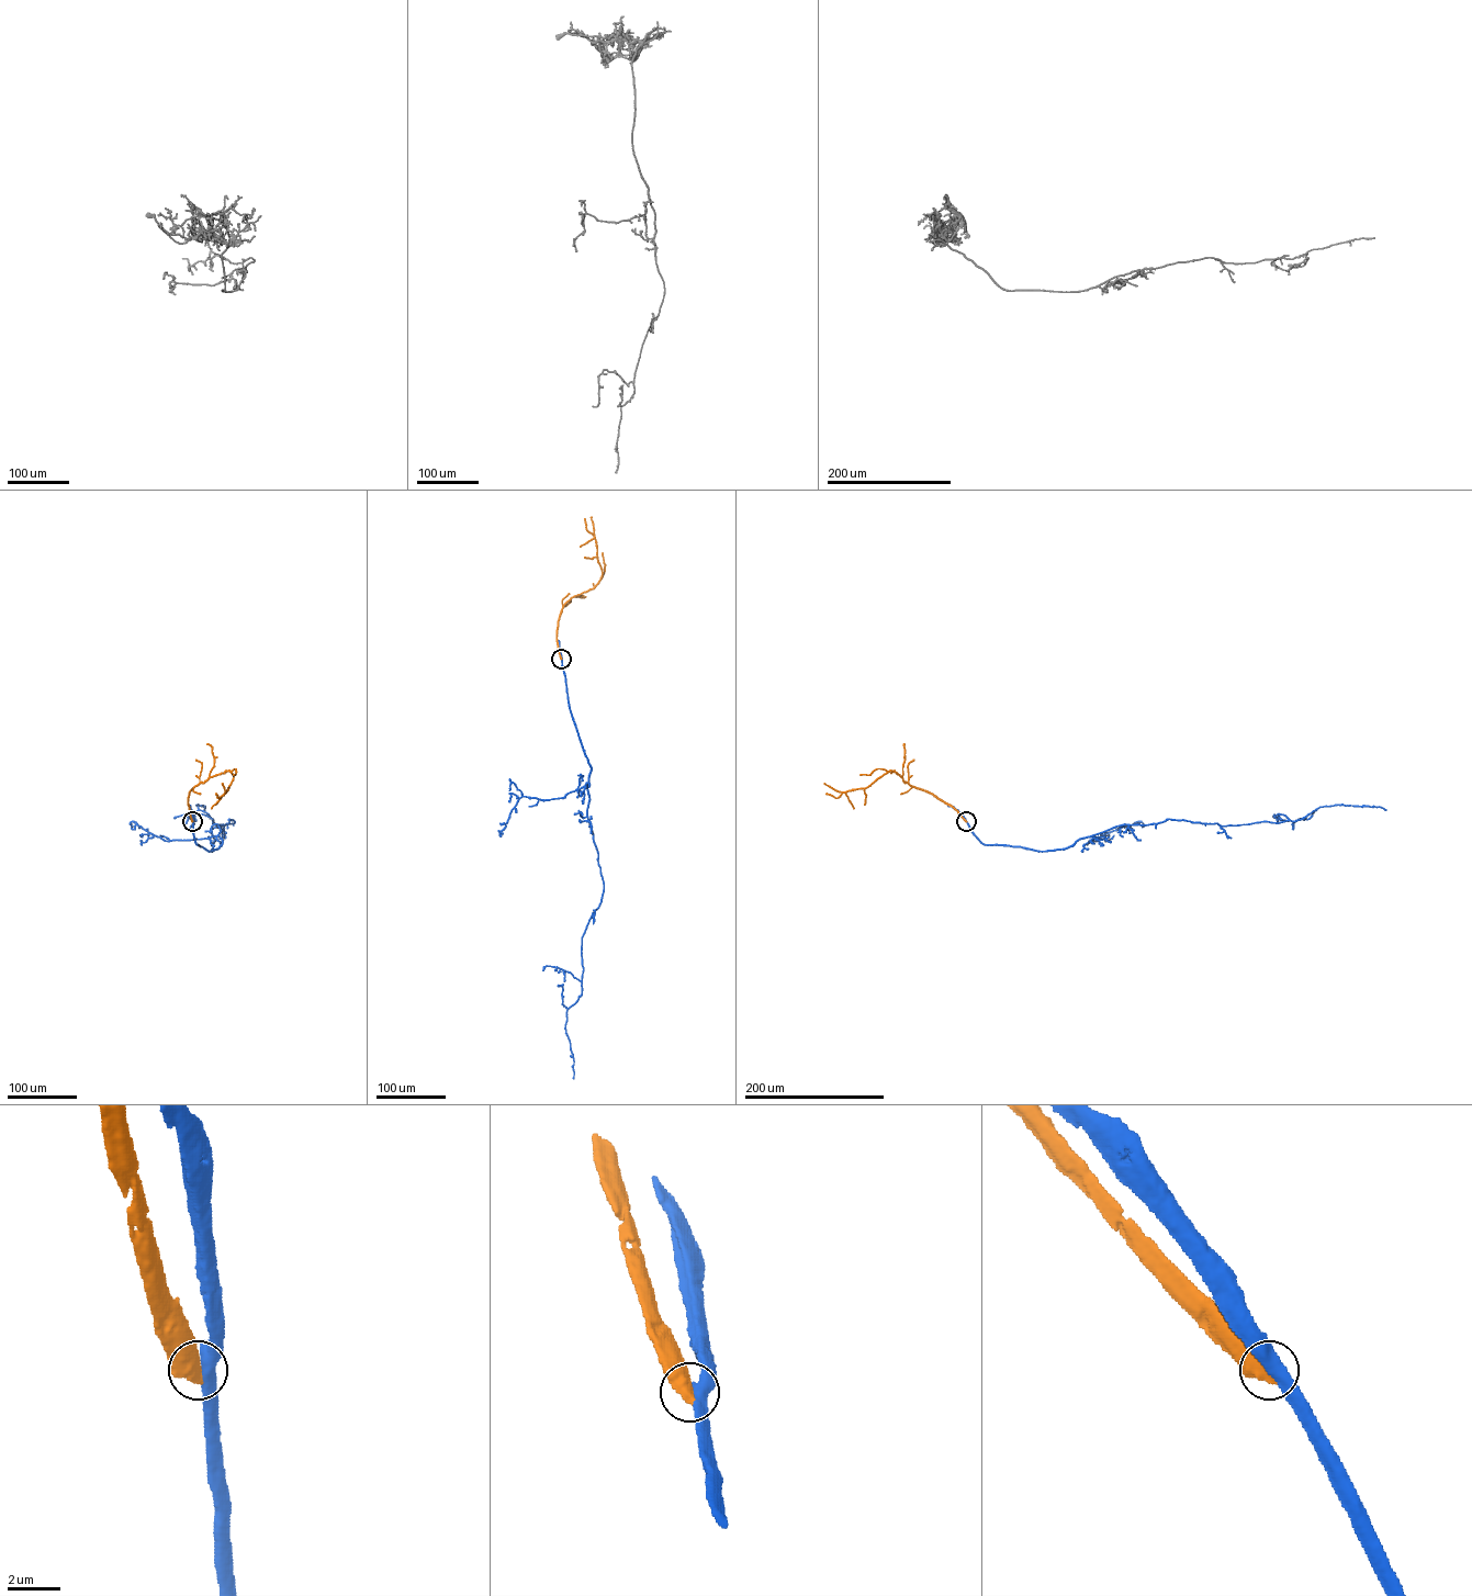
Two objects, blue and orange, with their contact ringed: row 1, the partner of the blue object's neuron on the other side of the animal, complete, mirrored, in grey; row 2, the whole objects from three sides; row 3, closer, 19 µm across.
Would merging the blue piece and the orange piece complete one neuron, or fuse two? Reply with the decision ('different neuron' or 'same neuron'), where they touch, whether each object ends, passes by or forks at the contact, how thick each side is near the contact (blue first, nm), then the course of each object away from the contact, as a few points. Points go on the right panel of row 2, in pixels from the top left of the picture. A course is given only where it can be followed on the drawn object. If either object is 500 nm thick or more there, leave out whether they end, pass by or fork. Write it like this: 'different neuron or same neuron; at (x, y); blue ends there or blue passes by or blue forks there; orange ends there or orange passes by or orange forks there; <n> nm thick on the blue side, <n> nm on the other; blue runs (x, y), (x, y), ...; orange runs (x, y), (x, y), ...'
different neuron; at (966, 821); 480 nm thick on the blue side, 650 nm on the other; blue runs (966, 821), (985, 844), (1048, 851), (1116, 827), (1169, 819), (1226, 825), (1294, 821), (1341, 804), (1386, 810); orange runs (966, 821), (952, 807), (905, 783), (892, 771), (865, 787), (843, 791), (838, 798), (826, 794)

